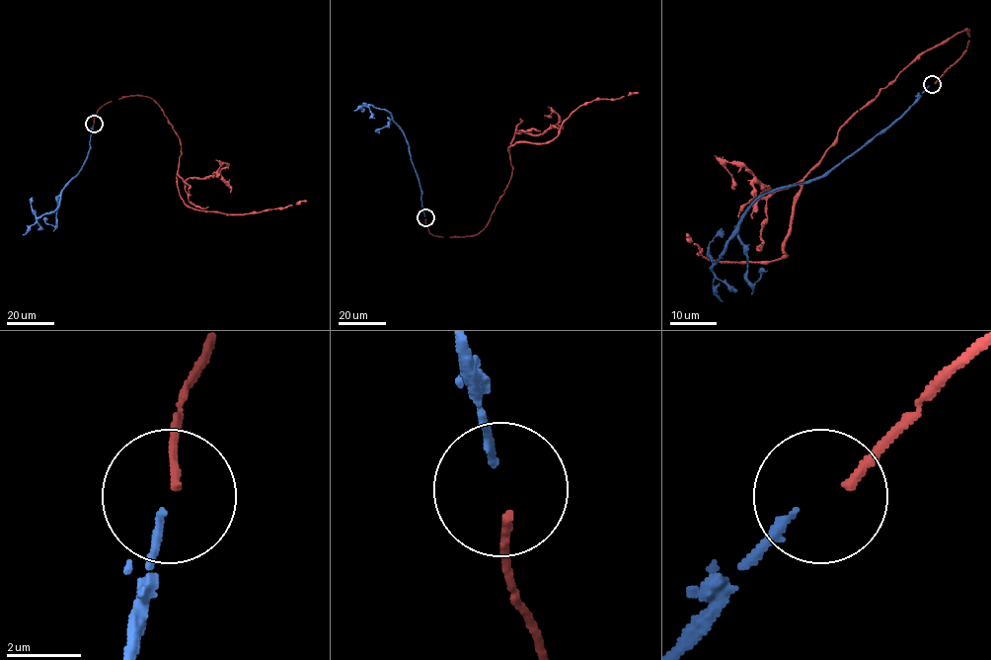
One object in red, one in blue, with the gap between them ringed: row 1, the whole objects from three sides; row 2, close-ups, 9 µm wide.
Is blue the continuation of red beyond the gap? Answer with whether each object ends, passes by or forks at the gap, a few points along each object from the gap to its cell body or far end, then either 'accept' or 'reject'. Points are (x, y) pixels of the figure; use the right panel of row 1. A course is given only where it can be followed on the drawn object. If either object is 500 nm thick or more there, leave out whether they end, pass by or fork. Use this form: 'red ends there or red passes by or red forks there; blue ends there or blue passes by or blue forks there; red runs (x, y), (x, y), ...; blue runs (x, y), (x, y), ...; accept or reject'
red ends there; blue ends there; red runs (934, 83), (967, 48), (967, 29), (919, 54), (840, 128), (803, 180), (783, 258), (714, 261), (686, 234); blue runs (929, 85), (876, 135), (821, 176), (764, 194), (743, 217), (738, 231), (712, 268), (709, 245), (723, 228); reject

